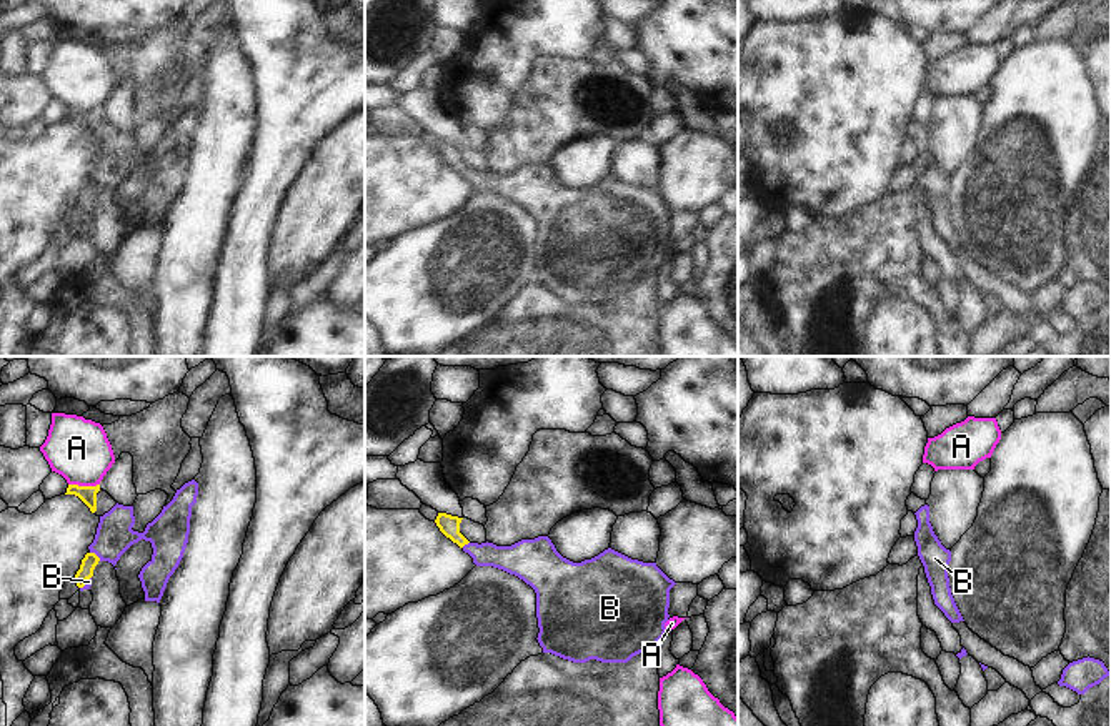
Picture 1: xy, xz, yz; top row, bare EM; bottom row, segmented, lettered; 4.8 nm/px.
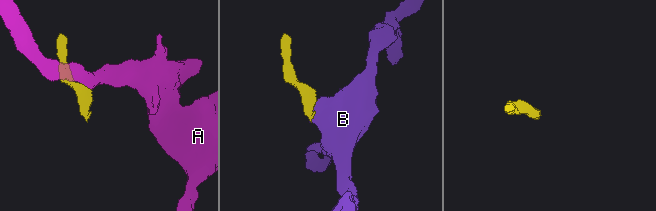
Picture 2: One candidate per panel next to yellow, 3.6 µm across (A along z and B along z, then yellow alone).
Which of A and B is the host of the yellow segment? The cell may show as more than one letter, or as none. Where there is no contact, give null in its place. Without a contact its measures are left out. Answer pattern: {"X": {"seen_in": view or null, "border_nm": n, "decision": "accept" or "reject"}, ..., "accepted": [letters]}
{"A": {"seen_in": "xy", "border_nm": 150, "decision": "reject"}, "B": {"seen_in": "xy", "border_nm": 70, "decision": "accept"}, "accepted": ["B"]}

